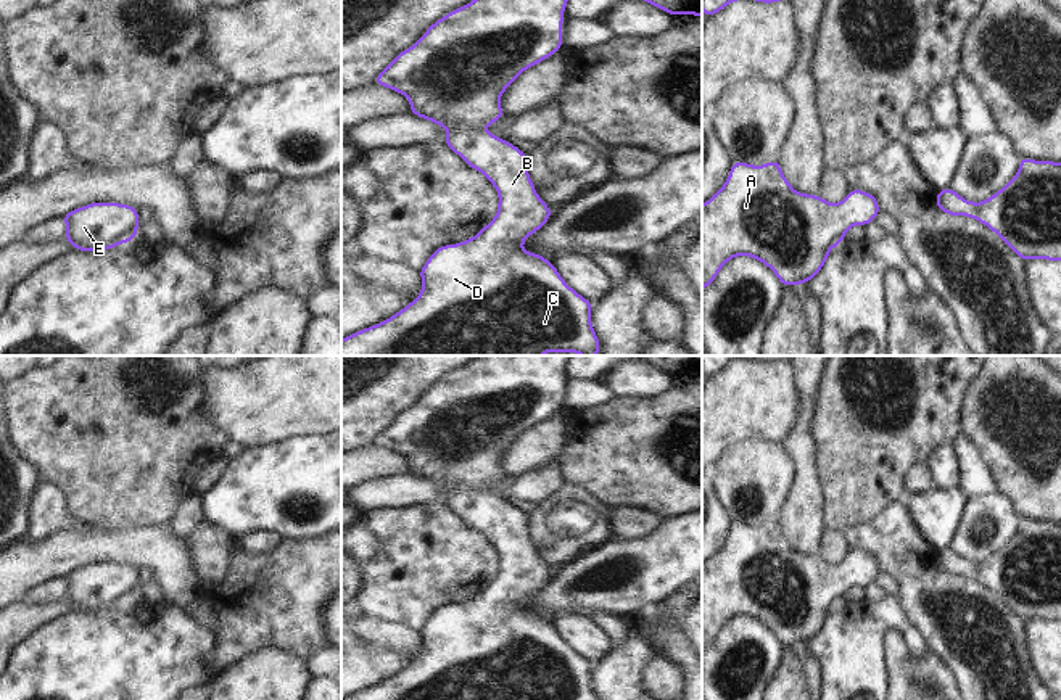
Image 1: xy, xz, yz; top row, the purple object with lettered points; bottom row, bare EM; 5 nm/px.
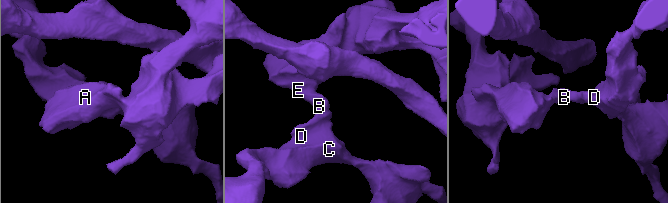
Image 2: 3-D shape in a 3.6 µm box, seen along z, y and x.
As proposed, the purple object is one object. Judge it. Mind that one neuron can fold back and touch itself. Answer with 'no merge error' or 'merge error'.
no merge error

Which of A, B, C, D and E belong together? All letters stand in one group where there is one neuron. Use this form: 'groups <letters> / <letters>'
groups A B C D E

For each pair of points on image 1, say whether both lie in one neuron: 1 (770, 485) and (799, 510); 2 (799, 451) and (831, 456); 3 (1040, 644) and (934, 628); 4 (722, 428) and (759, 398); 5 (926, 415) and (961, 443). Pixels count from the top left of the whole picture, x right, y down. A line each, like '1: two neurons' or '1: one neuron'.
1: two neurons
2: two neurons
3: two neurons
4: one neuron
5: two neurons

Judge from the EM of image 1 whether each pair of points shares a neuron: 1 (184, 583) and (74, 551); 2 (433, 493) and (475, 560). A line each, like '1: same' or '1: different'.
1: same
2: different

